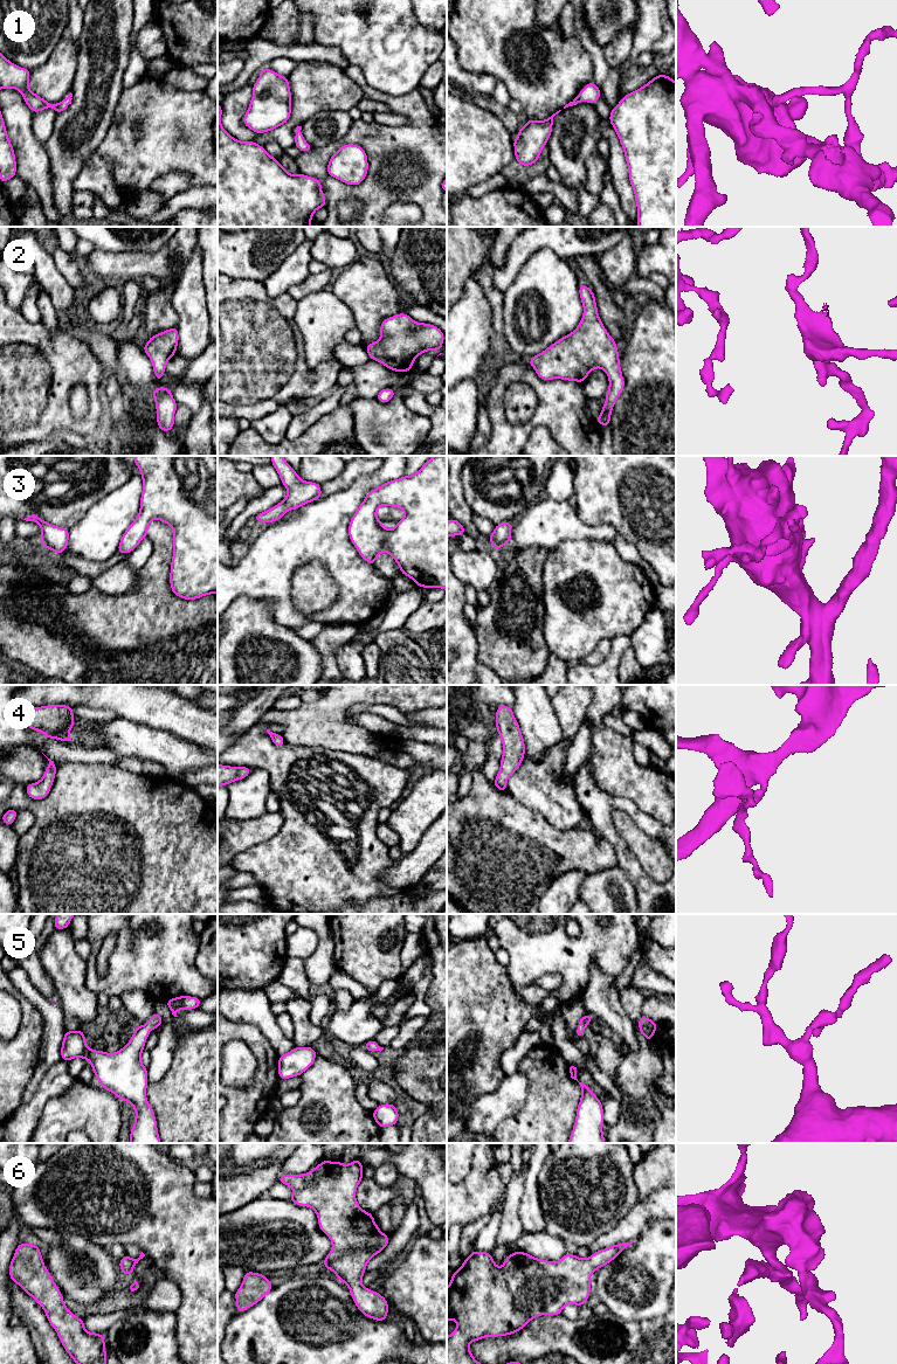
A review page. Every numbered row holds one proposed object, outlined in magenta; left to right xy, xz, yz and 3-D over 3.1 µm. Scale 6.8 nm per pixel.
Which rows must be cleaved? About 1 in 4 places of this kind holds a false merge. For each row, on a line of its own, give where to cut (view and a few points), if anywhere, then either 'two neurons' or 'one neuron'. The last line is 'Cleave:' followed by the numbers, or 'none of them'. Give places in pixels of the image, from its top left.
1: cut none; one neuron
2: cut none; one neuron
3: cut none; one neuron
4: cut none; one neuron
5: cut none; one neuron
6: cut none; one neuron
Cleave: none of them

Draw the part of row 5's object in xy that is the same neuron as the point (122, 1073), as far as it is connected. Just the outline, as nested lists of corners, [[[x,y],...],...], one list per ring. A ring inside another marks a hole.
[[[154,1011],[144,1026],[138,1025],[129,1043],[116,1053],[94,1051],[87,1046],[82,1030],[64,1032],[61,1060],[84,1058],[91,1062],[101,1087],[122,1101],[129,1101],[136,1110],[130,1143],[161,1143],[154,1110],[146,1099],[147,1068],[142,1064],[142,1052],[151,1030],[160,1027],[163,1017]]]

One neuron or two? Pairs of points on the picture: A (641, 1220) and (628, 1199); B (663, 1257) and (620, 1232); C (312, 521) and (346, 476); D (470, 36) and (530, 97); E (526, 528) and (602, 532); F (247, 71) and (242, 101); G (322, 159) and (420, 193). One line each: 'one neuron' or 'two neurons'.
A: two neurons
B: two neurons
C: two neurons
D: one neuron
E: one neuron
F: two neurons
G: one neuron

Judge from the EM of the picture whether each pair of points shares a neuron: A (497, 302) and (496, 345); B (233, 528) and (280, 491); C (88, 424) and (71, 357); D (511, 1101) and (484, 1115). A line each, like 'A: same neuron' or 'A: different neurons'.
A: same neuron
B: same neuron
C: same neuron
D: same neuron

